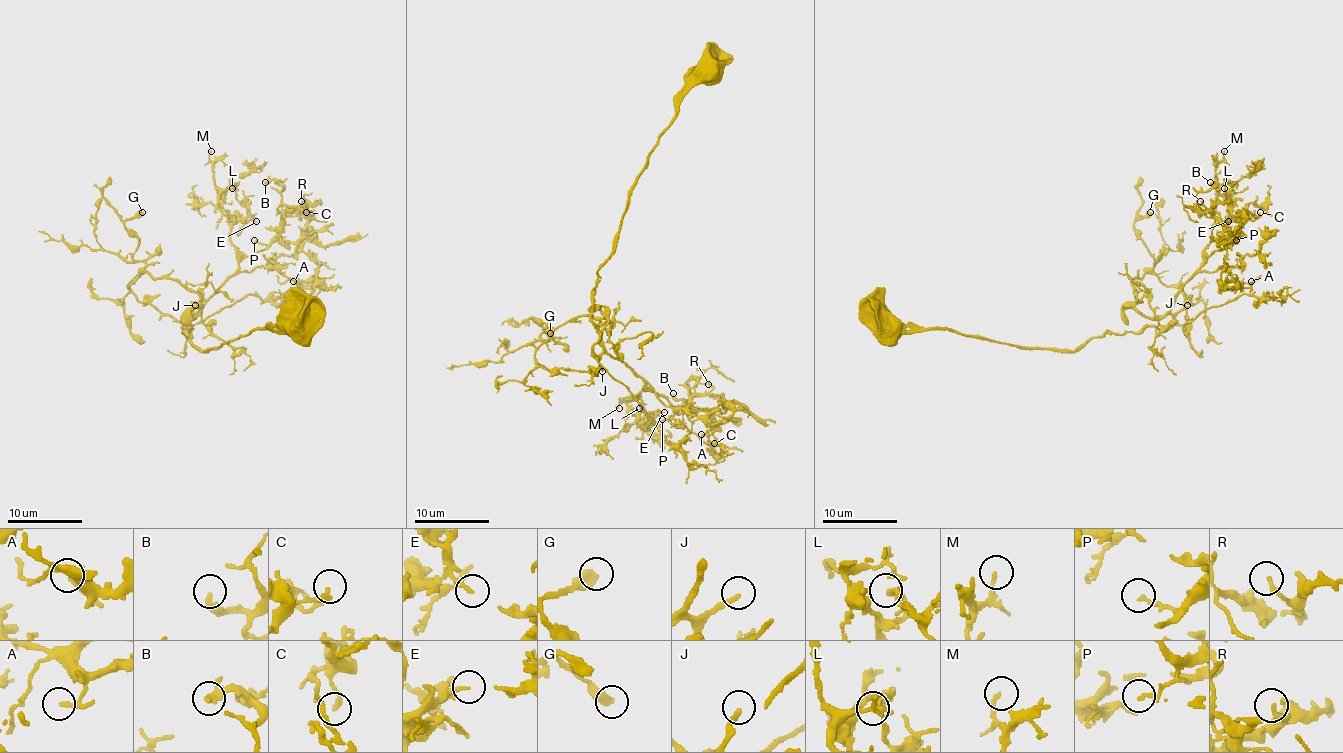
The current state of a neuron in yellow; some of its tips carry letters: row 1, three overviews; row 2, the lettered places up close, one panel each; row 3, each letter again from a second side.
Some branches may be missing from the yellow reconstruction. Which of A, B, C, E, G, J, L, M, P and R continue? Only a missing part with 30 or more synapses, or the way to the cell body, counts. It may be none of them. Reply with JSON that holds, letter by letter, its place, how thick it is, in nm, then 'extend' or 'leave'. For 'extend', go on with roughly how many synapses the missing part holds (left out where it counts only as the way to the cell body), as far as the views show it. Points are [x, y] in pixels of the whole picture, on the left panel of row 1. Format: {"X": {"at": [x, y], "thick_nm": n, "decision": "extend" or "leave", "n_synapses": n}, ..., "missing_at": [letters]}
{"A": {"at": [293, 281], "thick_nm": 130, "decision": "leave"}, "B": {"at": [265, 182], "thick_nm": 240, "decision": "leave"}, "C": {"at": [306, 212], "thick_nm": 220, "decision": "leave"}, "E": {"at": [256, 221], "thick_nm": 110, "decision": "leave"}, "G": {"at": [142, 212], "thick_nm": 500, "decision": "leave"}, "J": {"at": [195, 305], "thick_nm": 240, "decision": "extend", "n_synapses": 110}, "L": {"at": [232, 188], "thick_nm": 150, "decision": "leave"}, "M": {"at": [211, 151], "thick_nm": 170, "decision": "leave"}, "P": {"at": [254, 240], "thick_nm": 180, "decision": "leave"}, "R": {"at": [301, 201], "thick_nm": 180, "decision": "leave"}, "missing_at": ["J"]}

